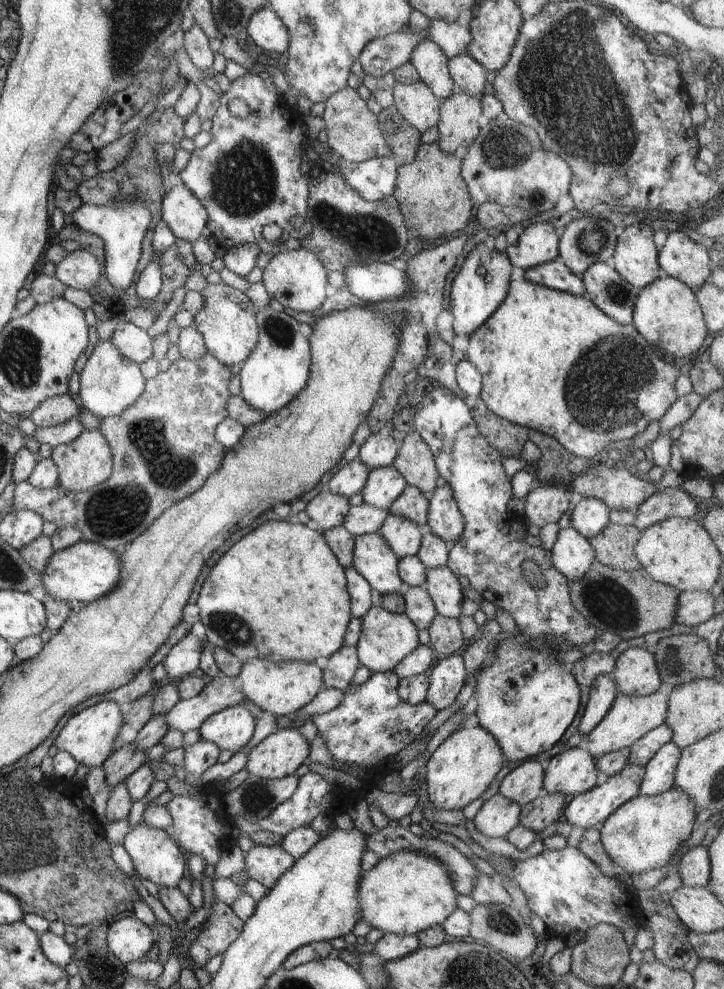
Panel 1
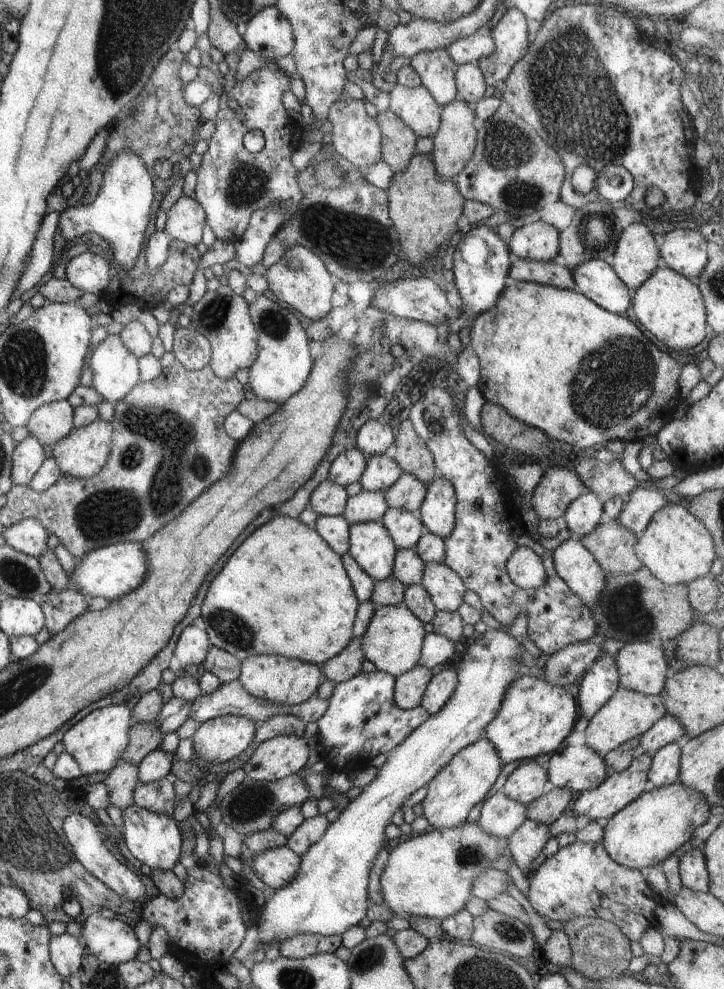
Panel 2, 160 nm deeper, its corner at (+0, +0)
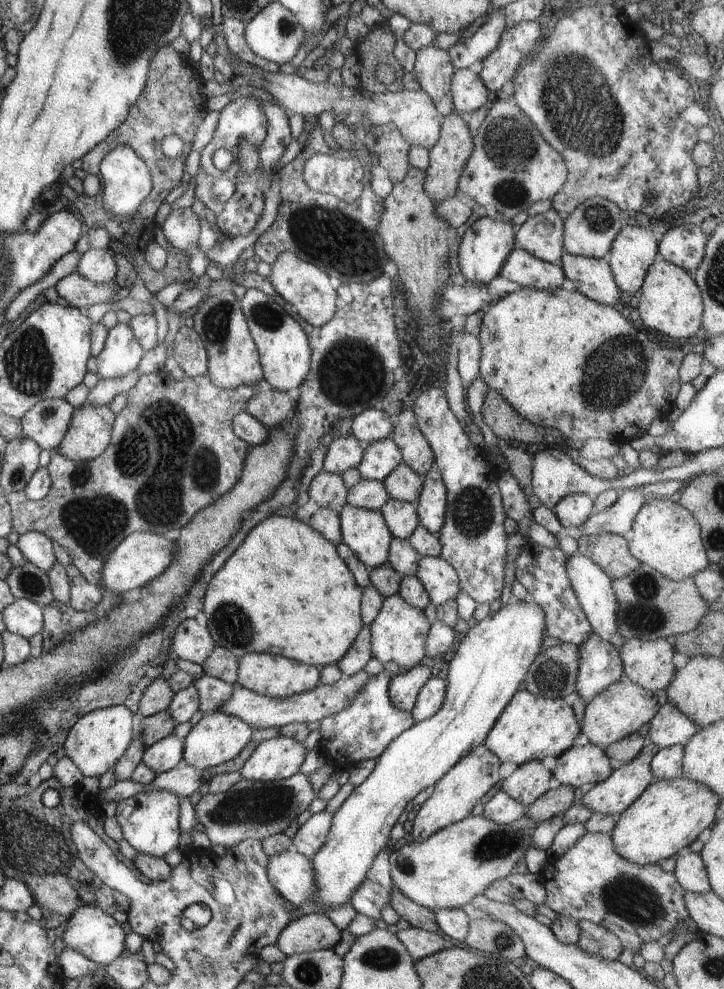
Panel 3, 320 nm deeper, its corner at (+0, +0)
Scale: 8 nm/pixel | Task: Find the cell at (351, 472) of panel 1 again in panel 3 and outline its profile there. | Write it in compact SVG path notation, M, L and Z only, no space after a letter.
M350 433L334 439L325 452L323 470L341 475L347 470L357 468L364 456L365 444Z

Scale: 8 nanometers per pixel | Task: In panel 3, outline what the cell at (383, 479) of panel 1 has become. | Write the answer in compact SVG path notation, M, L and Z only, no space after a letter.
M388 437L365 445L364 456L357 469L363 479L383 481L402 462L400 448Z

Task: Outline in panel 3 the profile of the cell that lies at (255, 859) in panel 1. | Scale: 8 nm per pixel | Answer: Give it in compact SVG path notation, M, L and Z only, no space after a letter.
M294 849L269 857L267 873L279 894L292 905L299 907L302 902L312 901L316 892L315 868L307 856Z

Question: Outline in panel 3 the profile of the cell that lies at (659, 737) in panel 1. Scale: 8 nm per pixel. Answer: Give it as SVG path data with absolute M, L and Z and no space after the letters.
M666 701L652 717L649 725L649 742L659 748L672 745L684 746L701 726L690 720L673 702Z

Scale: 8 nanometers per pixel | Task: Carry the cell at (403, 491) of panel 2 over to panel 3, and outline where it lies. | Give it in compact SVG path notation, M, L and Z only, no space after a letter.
M402 462L383 480L390 499L412 502L420 496L424 477L414 472L406 463Z

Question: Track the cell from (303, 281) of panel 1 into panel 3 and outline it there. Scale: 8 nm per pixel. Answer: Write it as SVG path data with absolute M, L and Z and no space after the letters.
M286 251L278 255L276 262L271 265L271 271L269 279L278 294L293 306L293 314L297 318L305 320L313 327L323 327L334 318L337 311L335 304L337 295L336 289L330 284L329 274Z

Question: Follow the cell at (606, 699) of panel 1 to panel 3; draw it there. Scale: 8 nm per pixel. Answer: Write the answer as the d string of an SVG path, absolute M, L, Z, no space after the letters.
M592 633L579 646L575 691L585 702L598 696L606 687L624 680L619 649Z

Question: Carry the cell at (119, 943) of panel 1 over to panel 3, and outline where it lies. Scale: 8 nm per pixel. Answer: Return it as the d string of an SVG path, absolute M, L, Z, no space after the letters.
M88 905L76 909L61 929L63 931L62 942L66 949L75 950L82 956L104 965L125 952L124 939L129 931L110 914Z

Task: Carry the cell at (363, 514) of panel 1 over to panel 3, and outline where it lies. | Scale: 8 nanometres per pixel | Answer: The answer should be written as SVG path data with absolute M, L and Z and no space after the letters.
M362 479L347 492L347 503L368 510L380 511L388 502L388 491L383 481Z

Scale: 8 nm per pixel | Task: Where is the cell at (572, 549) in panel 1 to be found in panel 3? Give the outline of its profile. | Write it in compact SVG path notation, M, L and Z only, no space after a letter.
M579 552L567 560L567 571L576 596L584 609L592 630L602 640L609 642L619 649L625 641L617 627L618 601L611 583L611 578L590 558L582 556Z

